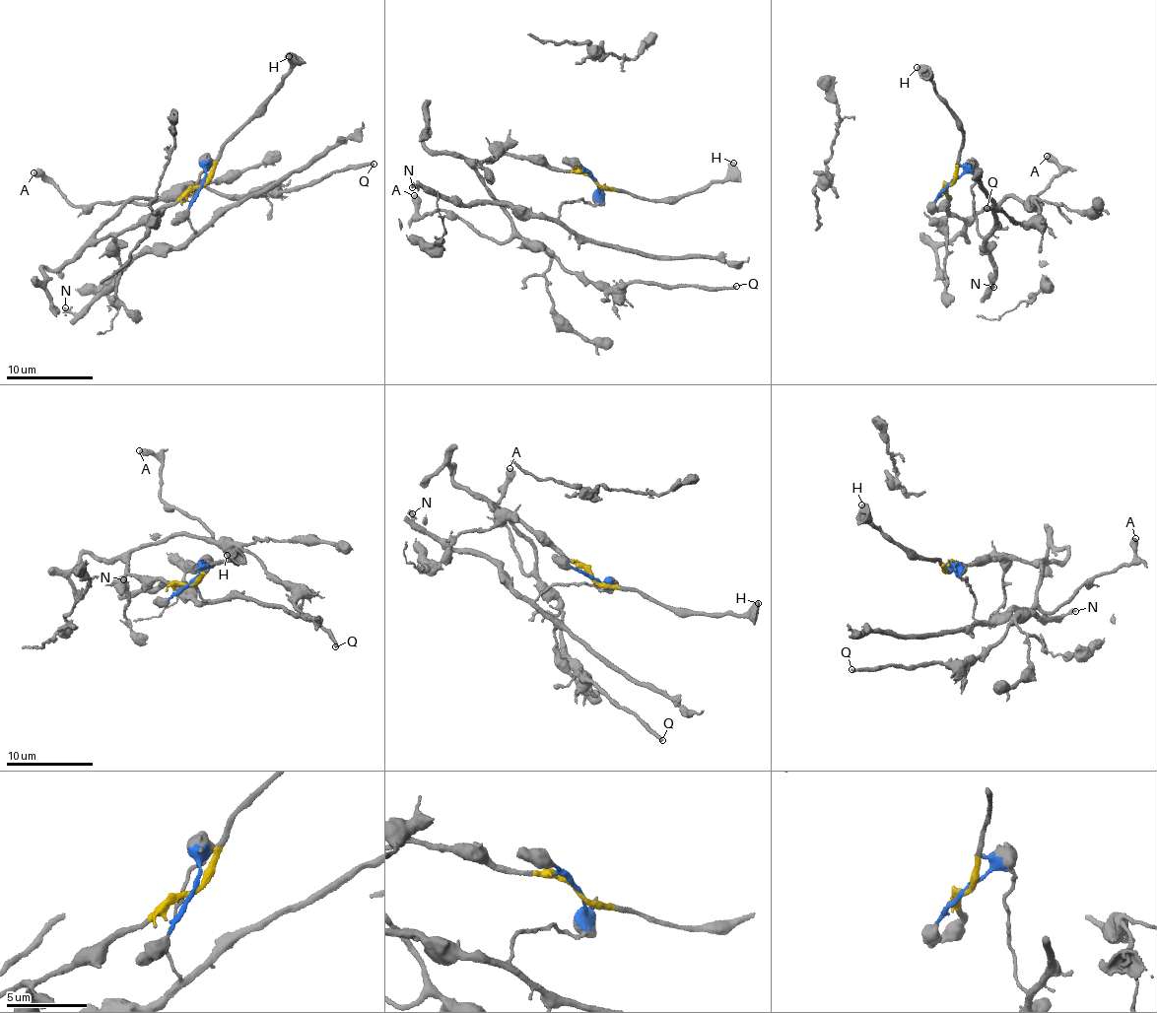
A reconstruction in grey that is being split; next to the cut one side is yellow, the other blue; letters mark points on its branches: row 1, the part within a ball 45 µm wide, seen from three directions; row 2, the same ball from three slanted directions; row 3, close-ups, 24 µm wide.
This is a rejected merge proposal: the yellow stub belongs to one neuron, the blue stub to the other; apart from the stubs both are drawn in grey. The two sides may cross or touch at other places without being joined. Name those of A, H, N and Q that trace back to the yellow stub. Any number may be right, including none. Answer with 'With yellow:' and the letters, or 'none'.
With yellow: A, H, Q

